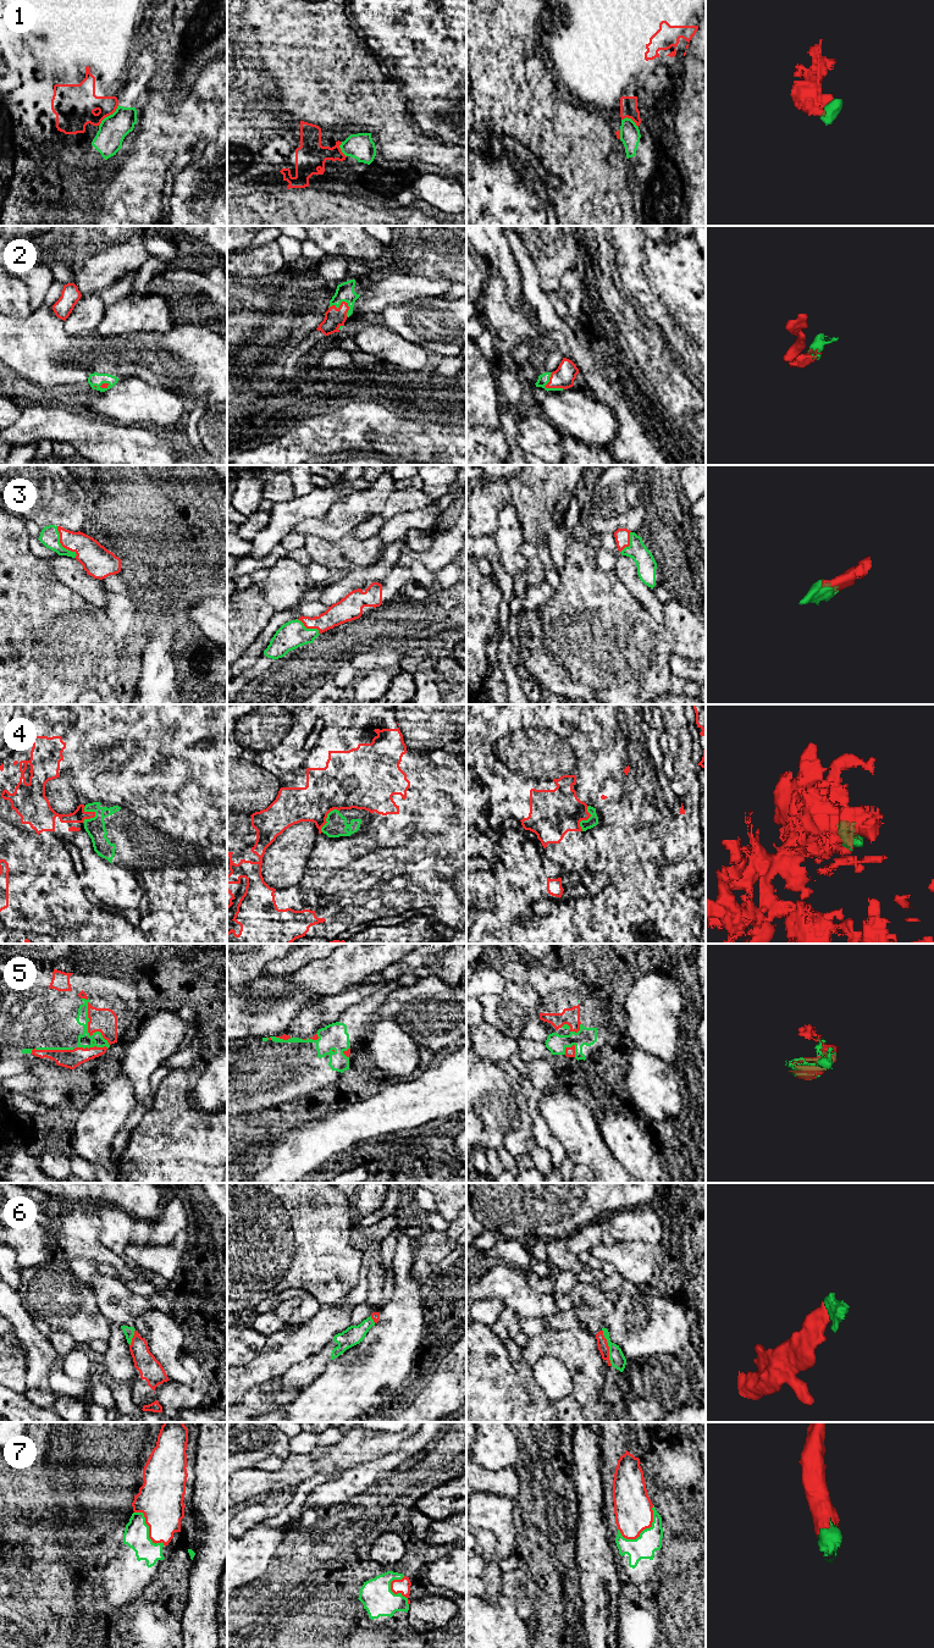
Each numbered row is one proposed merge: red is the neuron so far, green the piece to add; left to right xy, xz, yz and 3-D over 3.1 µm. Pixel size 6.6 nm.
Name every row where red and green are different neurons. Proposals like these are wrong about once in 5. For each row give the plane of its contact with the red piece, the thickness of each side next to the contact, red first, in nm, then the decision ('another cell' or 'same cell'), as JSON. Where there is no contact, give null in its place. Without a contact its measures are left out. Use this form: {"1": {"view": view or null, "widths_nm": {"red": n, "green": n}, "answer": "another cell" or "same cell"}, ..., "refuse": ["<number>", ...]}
{"1": {"view": "xy", "widths_nm": {"red": 280, "green": 190}, "answer": "another cell"}, "2": {"view": "xz", "widths_nm": {"red": 130, "green": 120}, "answer": "same cell"}, "3": {"view": "xy", "widths_nm": {"red": 190, "green": 130}, "answer": "same cell"}, "4": {"view": "xy", "widths_nm": {"red": 90, "green": 130}, "answer": "same cell"}, "5": {"view": "xy", "widths_nm": {"red": 160, "green": 90}, "answer": "same cell"}, "6": {"view": "yz", "widths_nm": {"red": 70, "green": 100}, "answer": "same cell"}, "7": {"view": "yz", "widths_nm": {"red": 260, "green": 160}, "answer": "same cell"}, "refuse": ["1"]}

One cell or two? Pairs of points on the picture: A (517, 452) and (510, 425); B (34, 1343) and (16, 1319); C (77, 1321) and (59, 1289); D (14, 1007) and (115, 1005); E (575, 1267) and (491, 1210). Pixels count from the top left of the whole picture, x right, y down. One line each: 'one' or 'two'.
A: one
B: one
C: one
D: one
E: two

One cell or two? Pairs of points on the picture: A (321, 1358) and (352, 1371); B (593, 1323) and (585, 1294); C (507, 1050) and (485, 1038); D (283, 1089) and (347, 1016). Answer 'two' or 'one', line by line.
A: two
B: one
C: one
D: one

